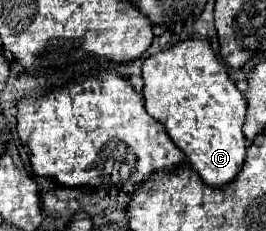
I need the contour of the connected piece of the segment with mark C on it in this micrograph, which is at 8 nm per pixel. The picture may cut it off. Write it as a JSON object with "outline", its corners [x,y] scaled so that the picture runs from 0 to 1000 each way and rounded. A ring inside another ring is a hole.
{"outline":[[[703,169],[538,273],[538,429],[568,506],[620,541],[643,610],[695,662],[786,810],[846,818],[914,732],[929,610],[906,567],[929,437],[763,169]]]}

